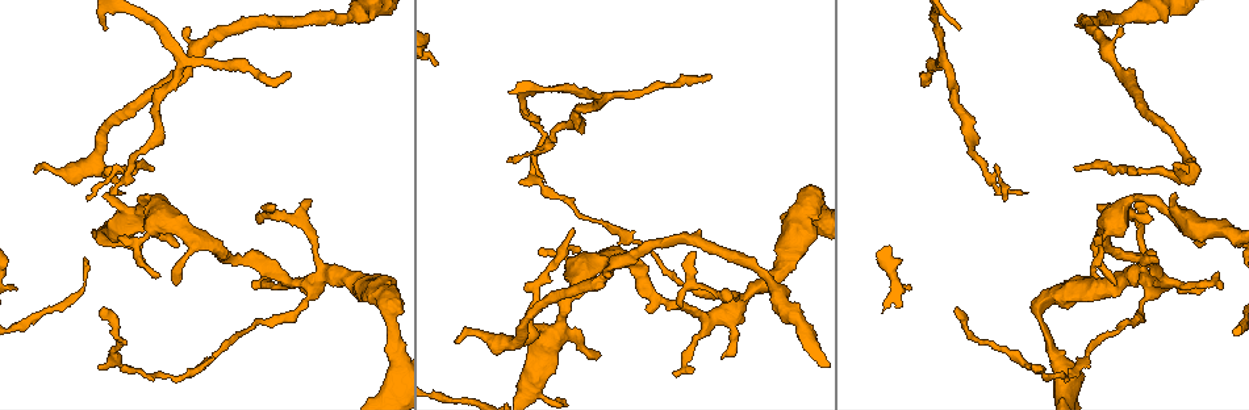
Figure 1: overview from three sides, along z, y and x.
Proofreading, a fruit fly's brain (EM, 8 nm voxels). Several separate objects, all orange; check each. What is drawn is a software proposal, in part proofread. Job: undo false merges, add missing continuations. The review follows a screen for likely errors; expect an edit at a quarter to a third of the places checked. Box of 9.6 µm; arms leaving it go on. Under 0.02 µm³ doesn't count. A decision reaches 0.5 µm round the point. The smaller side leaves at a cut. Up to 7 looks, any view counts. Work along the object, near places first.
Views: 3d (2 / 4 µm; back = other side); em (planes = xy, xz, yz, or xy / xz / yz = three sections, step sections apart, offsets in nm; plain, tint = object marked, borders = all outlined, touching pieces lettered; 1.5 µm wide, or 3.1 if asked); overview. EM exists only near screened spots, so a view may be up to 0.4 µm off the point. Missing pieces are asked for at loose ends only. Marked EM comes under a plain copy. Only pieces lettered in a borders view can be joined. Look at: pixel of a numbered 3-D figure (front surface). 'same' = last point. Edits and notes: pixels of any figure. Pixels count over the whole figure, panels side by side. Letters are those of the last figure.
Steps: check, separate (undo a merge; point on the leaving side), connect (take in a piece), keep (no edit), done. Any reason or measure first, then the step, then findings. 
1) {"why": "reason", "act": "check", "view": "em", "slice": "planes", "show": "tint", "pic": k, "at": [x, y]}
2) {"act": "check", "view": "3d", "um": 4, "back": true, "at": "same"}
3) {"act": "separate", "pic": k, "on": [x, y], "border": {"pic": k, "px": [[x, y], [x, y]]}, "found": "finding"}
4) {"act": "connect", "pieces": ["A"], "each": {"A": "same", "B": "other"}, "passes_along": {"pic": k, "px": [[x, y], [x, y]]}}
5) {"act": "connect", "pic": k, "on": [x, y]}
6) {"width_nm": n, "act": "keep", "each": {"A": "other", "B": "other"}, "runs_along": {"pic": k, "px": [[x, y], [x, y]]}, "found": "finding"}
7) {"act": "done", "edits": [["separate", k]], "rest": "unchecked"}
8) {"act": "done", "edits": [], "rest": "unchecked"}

{"why": "narrows sharply", "act": "check", "view": "3d", "um": 2, "pic": 1, "at": [931, 68]}

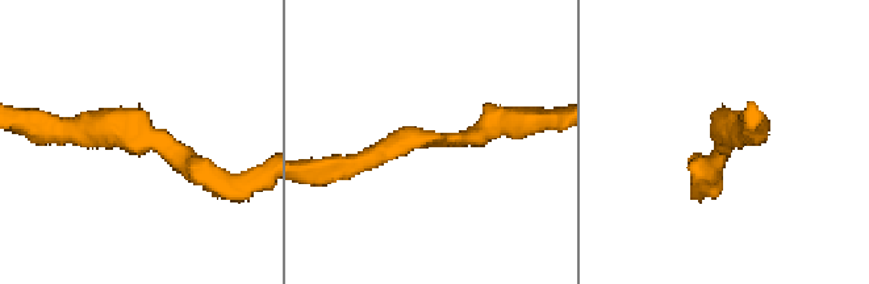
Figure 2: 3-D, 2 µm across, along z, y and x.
{"act": "check", "view": "em", "slice": "planes", "show": "borders", "pic": 2, "at": [719, 142]}

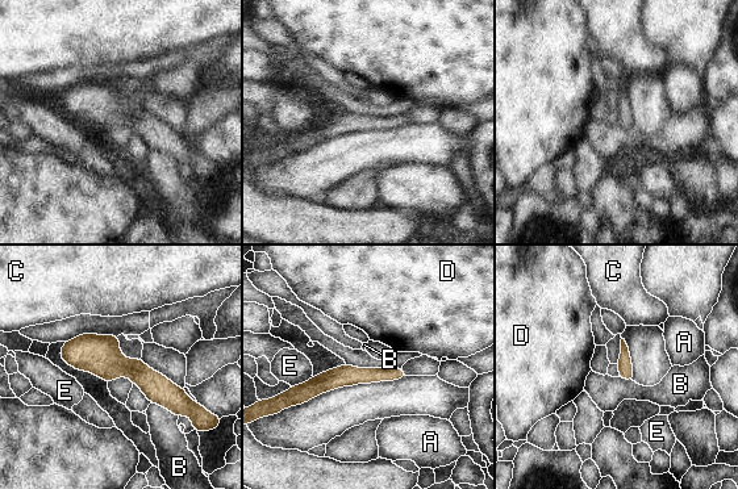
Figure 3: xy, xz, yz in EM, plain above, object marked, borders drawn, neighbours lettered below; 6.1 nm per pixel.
{"act": "keep", "each": {"A": "other", "B": "other", "C": "other", "D": "other", "E": "other"}, "border": {"pic": 3, "px": [[150, 402], [162, 405], [178, 417]]}, "found": "one neuron here"}

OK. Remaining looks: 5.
{"why": "sudden change in width", "act": "check", "view": "em", "slice": "planes", "show": "borders", "pic": 1, "at": [1234, 237]}

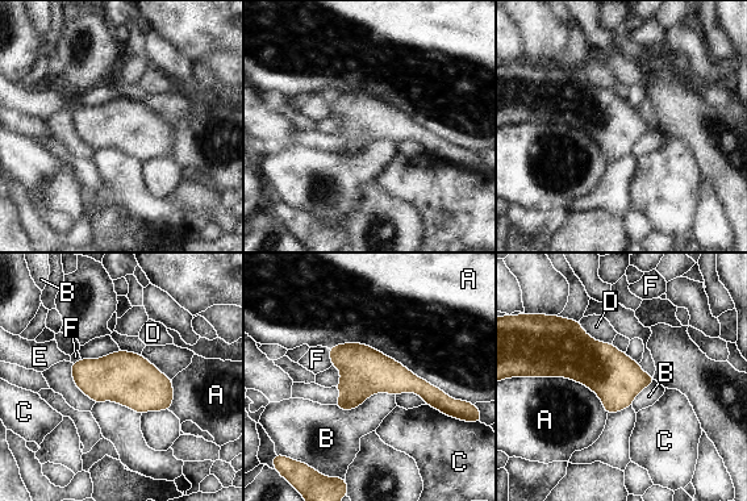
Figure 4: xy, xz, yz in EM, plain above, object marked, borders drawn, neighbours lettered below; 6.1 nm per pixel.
{"act": "keep", "each": {"A": "other", "B": "other", "C": "other", "D": "other", "E": "other", "F": "other"}, "border": {"pic": 4, "px": [[329, 347], [367, 343], [449, 397]]}, "found": "all the same neuron"}

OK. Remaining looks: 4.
{"why": "thin neck", "act": "check", "view": "3d", "um": 4, "pic": 1, "at": [1044, 322]}

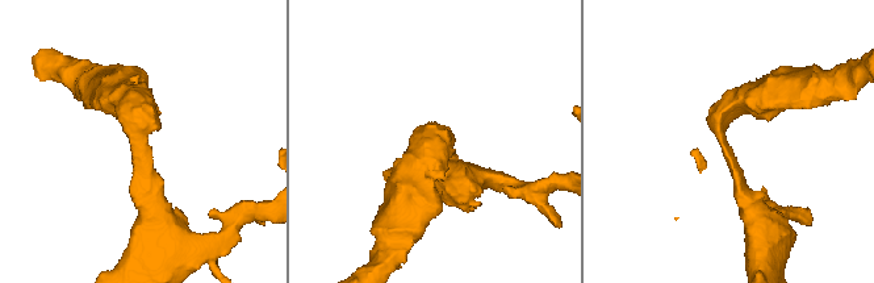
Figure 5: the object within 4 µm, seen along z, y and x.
{"why": "shape alone is not enough", "act": "check", "view": "em", "slice": "xy", "step": 4, "show": "borders", "pic": 5, "at": [142, 146]}

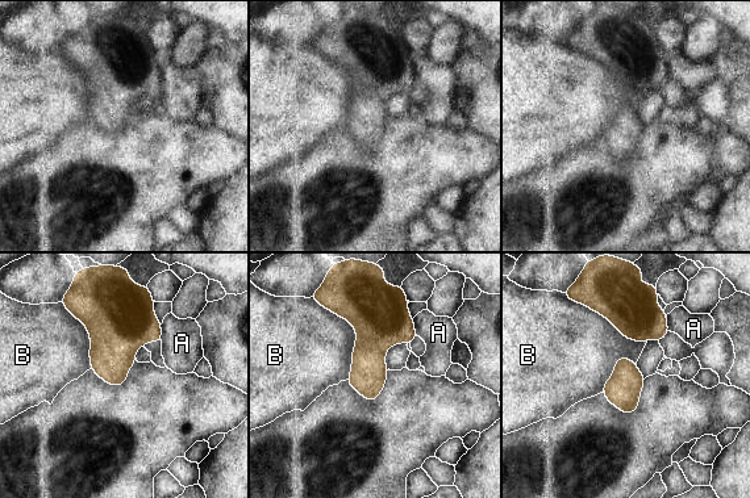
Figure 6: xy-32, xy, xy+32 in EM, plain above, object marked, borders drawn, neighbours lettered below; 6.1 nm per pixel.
{"longest_contact_nm": ["B", 480], "act": "keep", "each": {"A": "other", "B": "other"}, "border": {"pic": 6, "px": [[321, 305], [355, 331], [349, 379]]}, "found": "all the same neuron"}

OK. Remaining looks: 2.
{"act": "done", "edits": [], "rest": "unchecked"}

